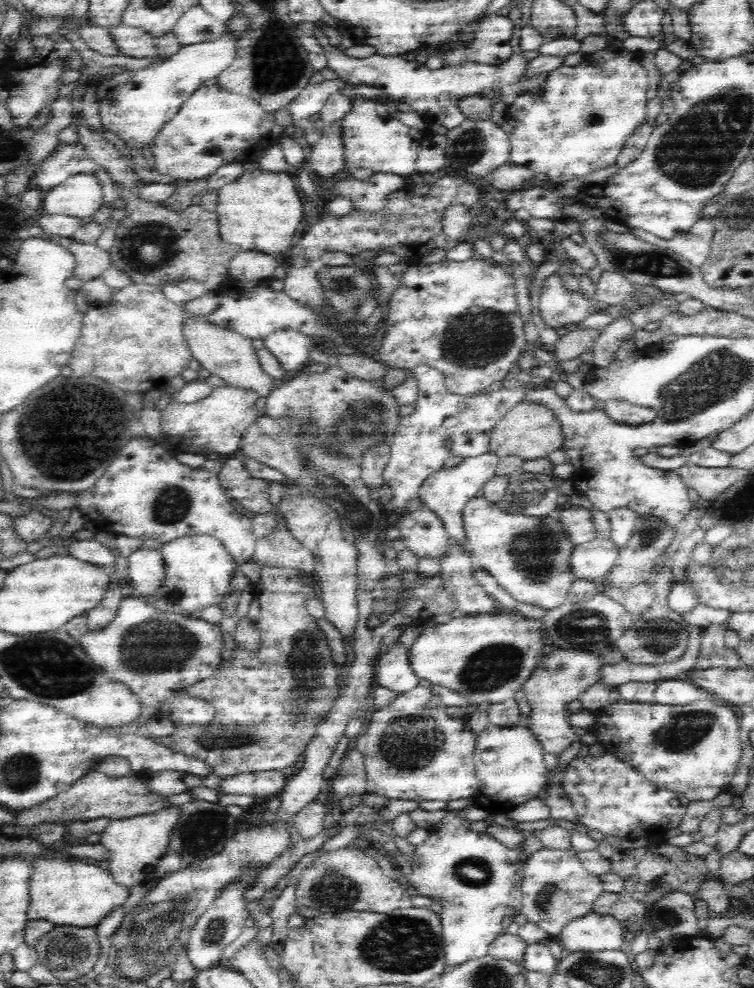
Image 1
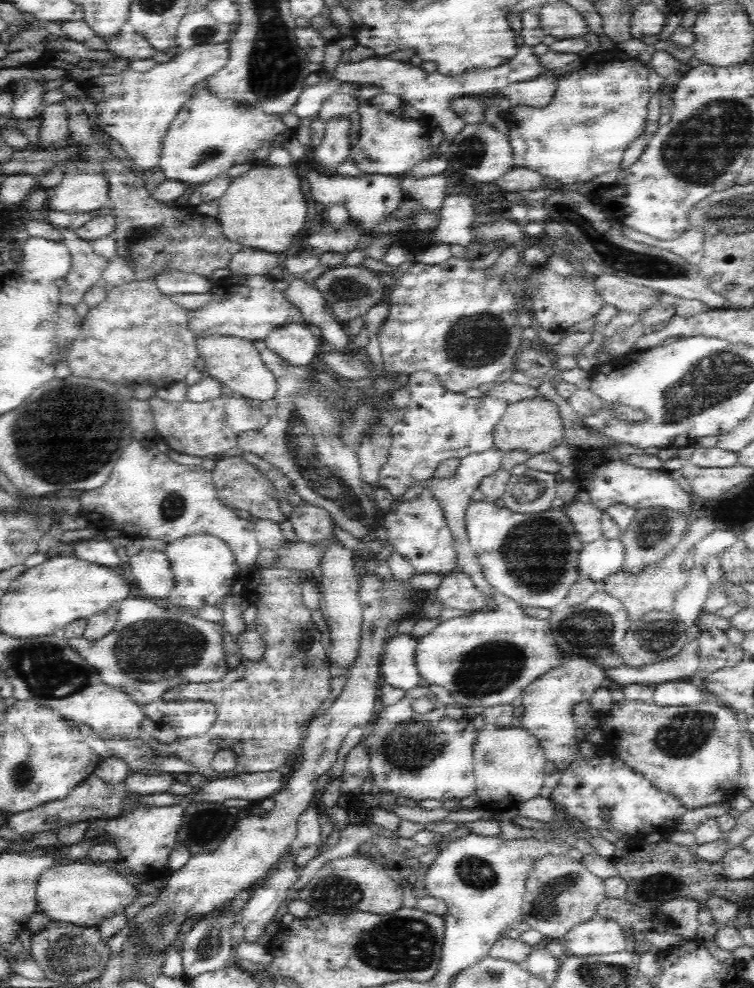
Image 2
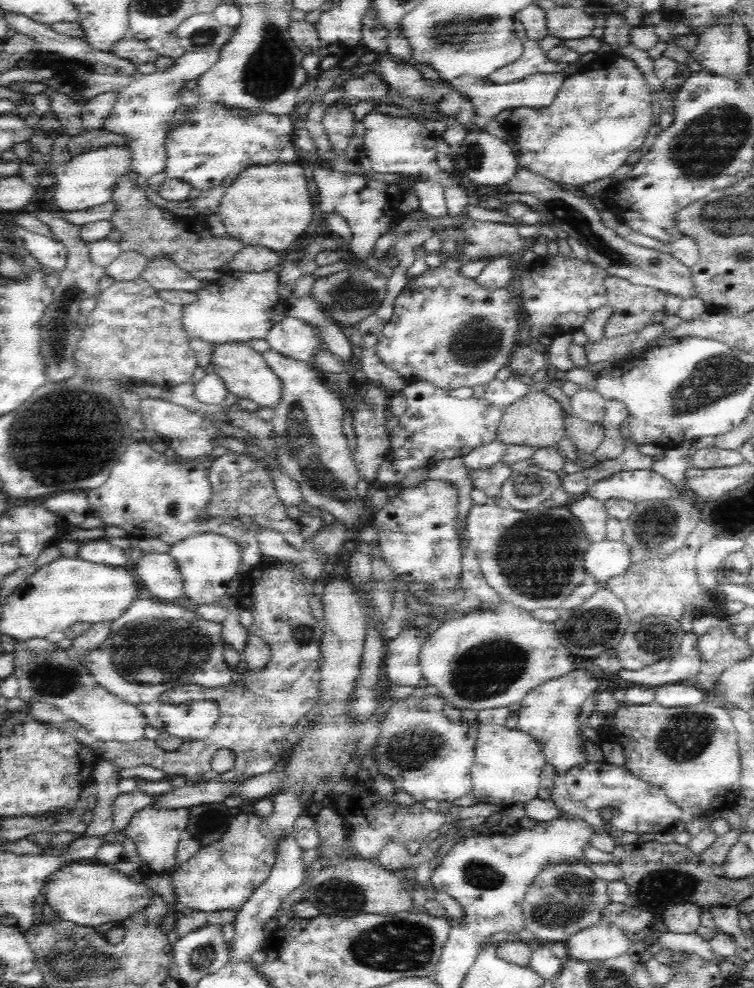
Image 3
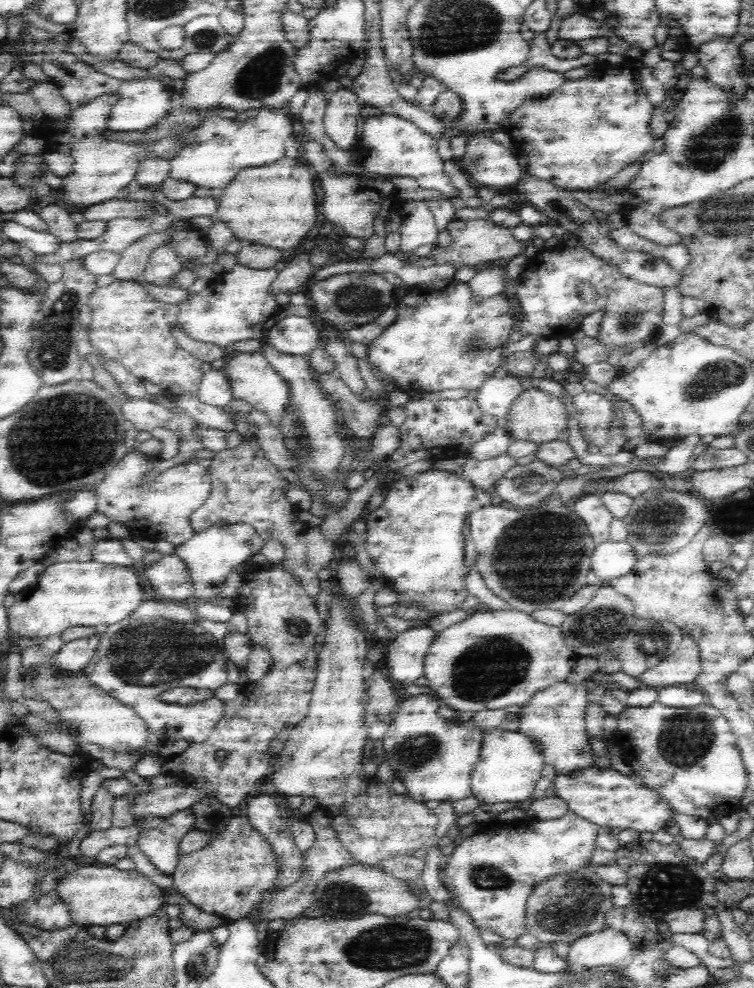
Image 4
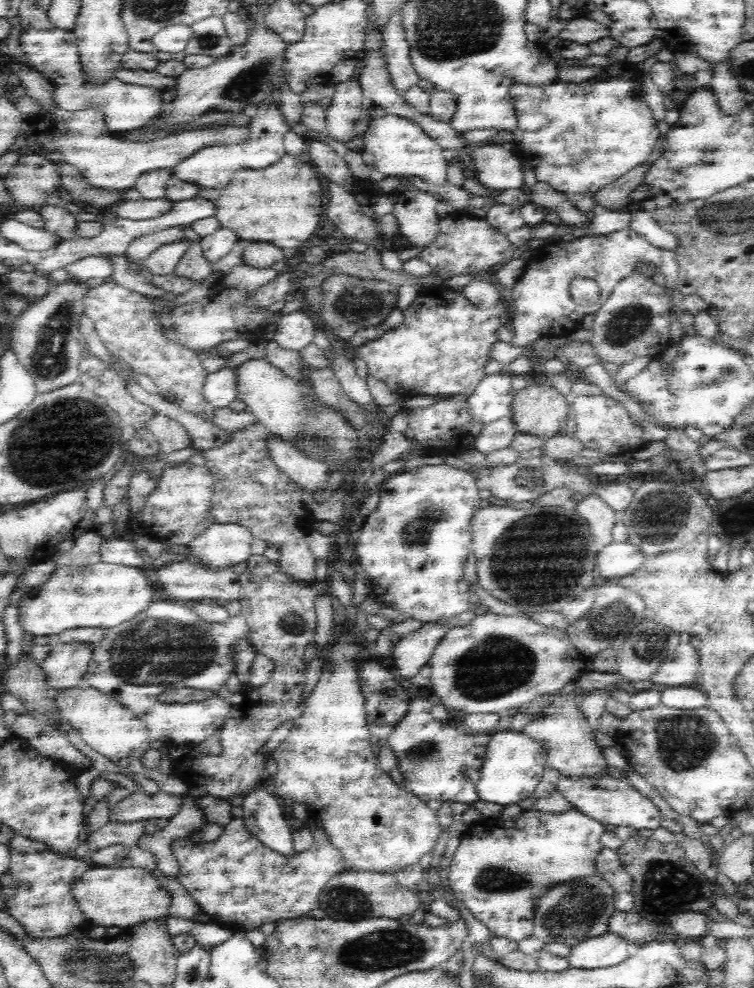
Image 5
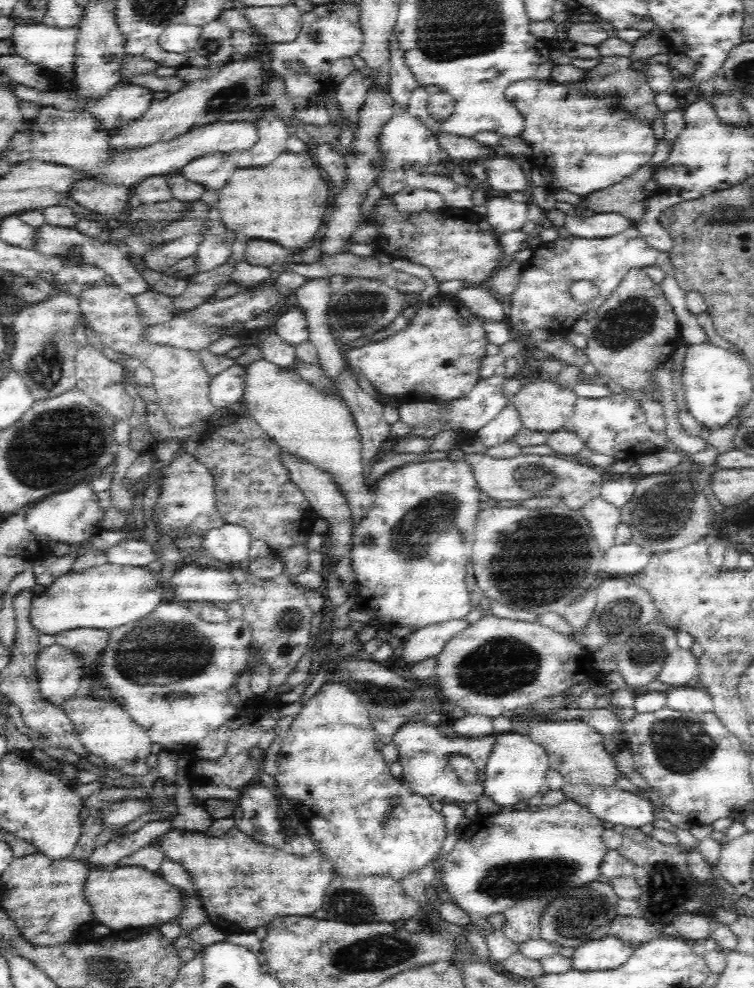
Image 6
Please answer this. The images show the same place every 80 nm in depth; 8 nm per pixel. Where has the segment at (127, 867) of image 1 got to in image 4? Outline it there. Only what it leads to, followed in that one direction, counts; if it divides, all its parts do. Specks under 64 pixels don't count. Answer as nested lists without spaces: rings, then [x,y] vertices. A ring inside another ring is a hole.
[[[186,808],[158,821],[150,818],[137,821],[146,827],[140,833],[137,847],[162,874],[171,875],[178,862],[179,844],[195,828],[194,812]]]

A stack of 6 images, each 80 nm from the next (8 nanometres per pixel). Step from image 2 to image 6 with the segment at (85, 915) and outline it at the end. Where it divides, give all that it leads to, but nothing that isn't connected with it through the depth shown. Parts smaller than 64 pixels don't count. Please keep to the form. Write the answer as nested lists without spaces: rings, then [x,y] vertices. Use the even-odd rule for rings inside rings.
[[[141,866],[116,867],[109,872],[105,868],[90,871],[85,895],[92,905],[95,920],[109,926],[113,932],[130,930],[138,927],[160,927],[166,922],[179,922],[186,910],[184,891],[170,884],[158,873]]]

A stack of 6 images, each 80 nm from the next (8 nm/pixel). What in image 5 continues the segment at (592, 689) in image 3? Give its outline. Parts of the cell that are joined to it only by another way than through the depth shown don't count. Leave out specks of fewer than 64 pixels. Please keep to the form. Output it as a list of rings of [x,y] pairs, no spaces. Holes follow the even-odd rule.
[[[573,693],[548,708],[540,717],[532,720],[522,732],[538,741],[546,751],[547,767],[554,768],[565,778],[602,778],[609,769],[607,759],[598,745],[593,728],[579,709],[580,696]]]

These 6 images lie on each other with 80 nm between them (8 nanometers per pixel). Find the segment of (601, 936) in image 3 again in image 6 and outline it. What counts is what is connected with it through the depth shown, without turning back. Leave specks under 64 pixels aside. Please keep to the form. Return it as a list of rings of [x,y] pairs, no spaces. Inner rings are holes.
[[[612,934],[586,941],[571,957],[574,970],[580,972],[611,971],[620,968],[635,951]]]

